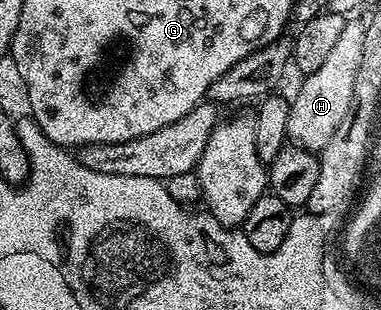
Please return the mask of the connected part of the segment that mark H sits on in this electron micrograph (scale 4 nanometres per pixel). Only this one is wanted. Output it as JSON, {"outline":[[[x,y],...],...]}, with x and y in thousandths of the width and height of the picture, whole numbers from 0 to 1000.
{"outline":[[[921,58],[908,68],[903,97],[877,139],[866,177],[856,181],[856,197],[832,226],[798,242],[795,274],[782,294],[780,316],[761,329],[759,406],[753,435],[766,468],[801,477],[808,490],[840,494],[853,471],[864,471],[864,445],[885,423],[885,406],[906,394],[906,381],[924,371],[921,335],[927,329],[927,277],[937,265],[937,213],[948,213],[948,174],[953,171],[953,139],[958,135],[958,77],[942,58]]]}

